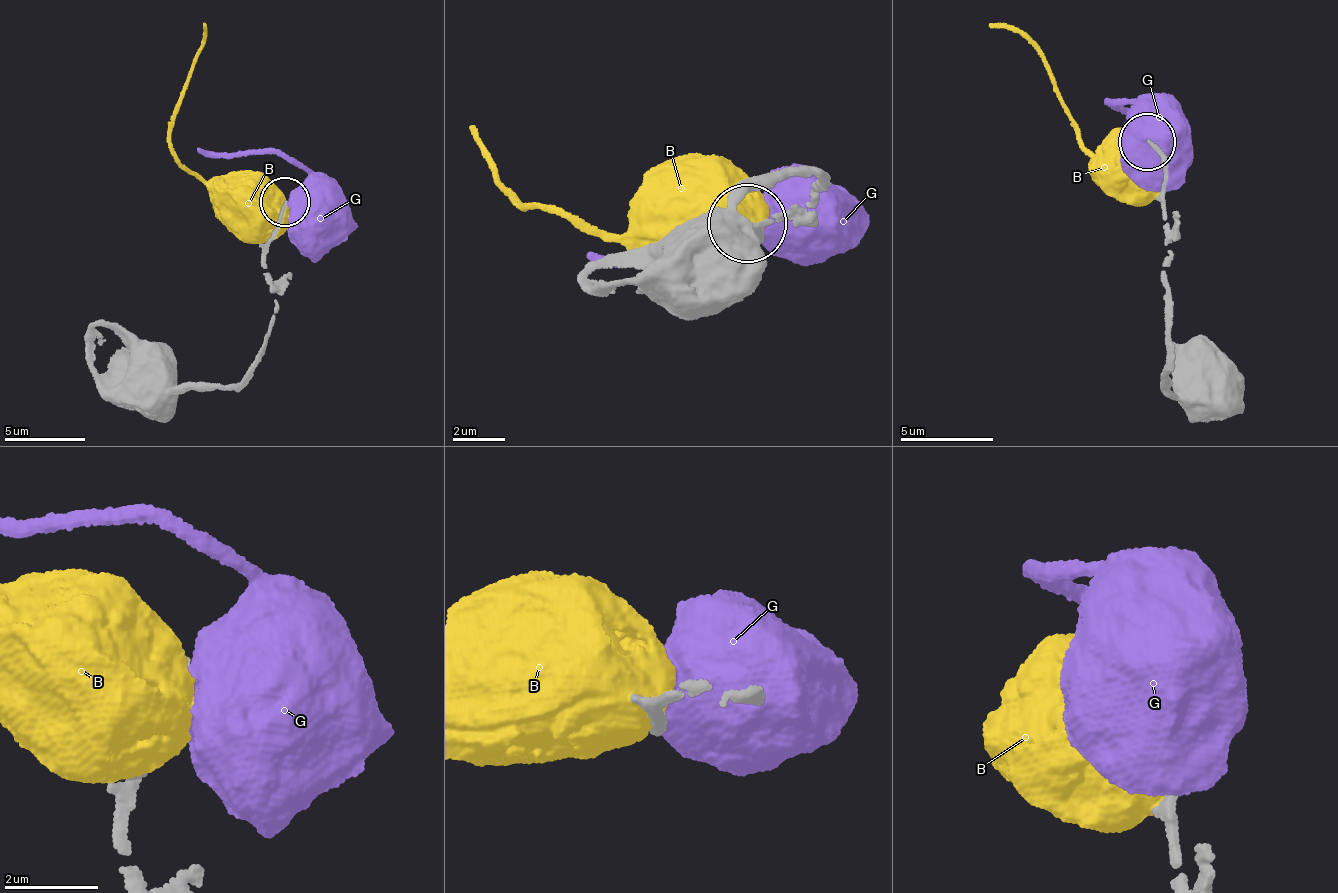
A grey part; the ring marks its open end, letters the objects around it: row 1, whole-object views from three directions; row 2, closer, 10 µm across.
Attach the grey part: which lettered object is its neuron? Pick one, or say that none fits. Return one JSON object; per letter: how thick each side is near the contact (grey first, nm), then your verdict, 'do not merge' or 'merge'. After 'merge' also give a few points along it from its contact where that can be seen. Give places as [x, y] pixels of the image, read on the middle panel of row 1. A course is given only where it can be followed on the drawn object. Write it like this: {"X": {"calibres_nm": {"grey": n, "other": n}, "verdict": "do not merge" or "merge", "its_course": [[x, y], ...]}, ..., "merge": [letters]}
{"B": {"calibres_nm": {"grey": 240, "other": 1000}, "verdict": "do not merge"}, "G": {"calibres_nm": {"grey": 280, "other": 1100}, "verdict": "do not merge"}, "merge": []}

